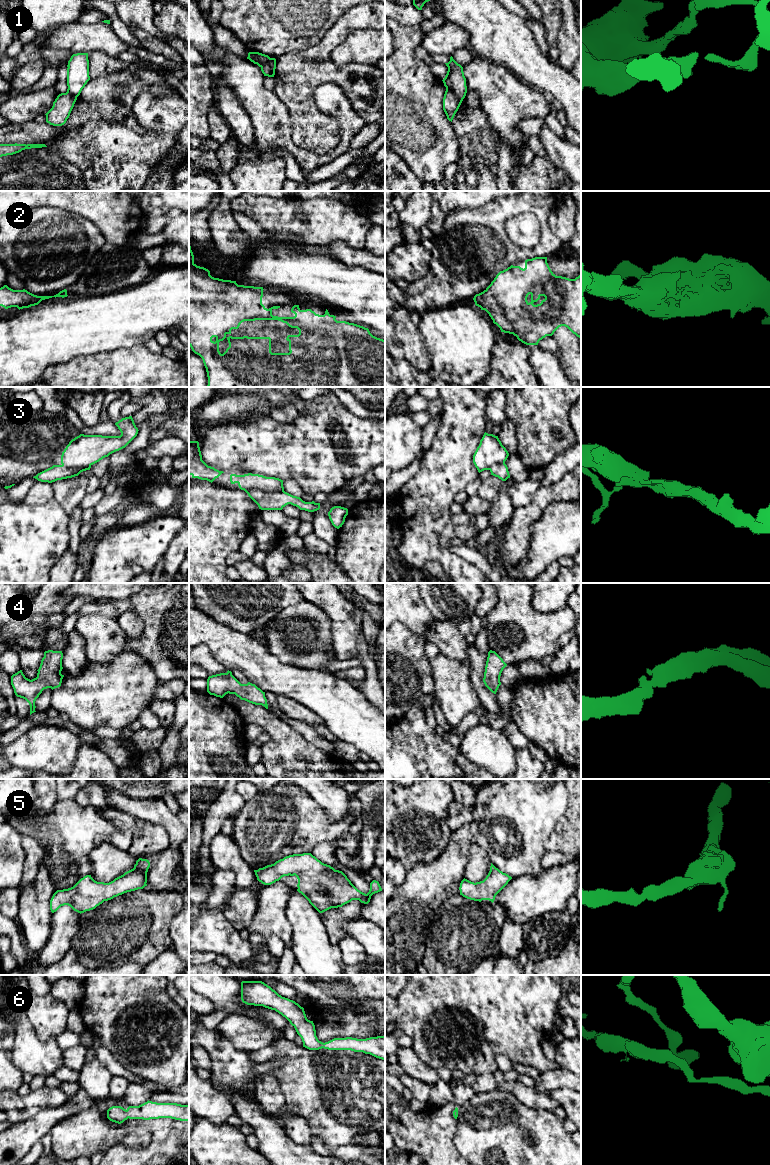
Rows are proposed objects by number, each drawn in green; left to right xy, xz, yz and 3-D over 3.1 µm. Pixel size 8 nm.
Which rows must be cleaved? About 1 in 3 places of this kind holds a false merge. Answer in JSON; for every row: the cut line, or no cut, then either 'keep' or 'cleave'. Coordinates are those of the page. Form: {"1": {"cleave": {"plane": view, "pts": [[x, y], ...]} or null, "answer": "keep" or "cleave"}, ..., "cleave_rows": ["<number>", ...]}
{"1": {"cleave": {"plane": "yz", "pts": [[446, 89], [449, 89], [462, 100]]}, "answer": "cleave"}, "2": {"cleave": null, "answer": "keep"}, "3": {"cleave": null, "answer": "keep"}, "4": {"cleave": null, "answer": "keep"}, "5": {"cleave": null, "answer": "keep"}, "6": {"cleave": null, "answer": "keep"}, "cleave_rows": ["1"]}

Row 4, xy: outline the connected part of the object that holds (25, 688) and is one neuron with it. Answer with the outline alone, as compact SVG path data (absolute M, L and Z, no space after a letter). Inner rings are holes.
M48 650L44 652L37 677L30 680L22 670L11 676L11 685L17 697L25 699L30 705L30 715L35 711L35 701L44 689L52 690L61 686L64 675L61 674L62 651Z

